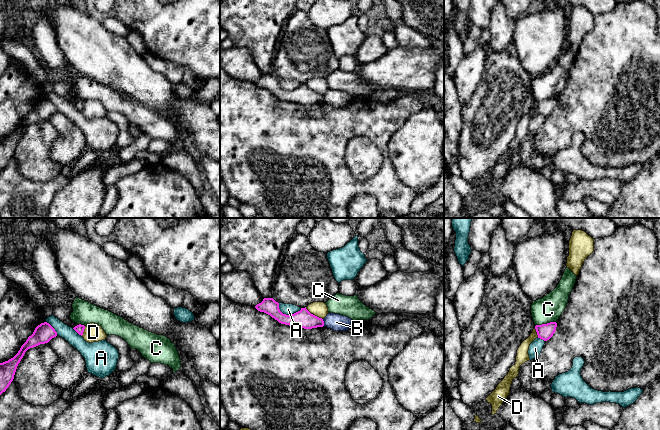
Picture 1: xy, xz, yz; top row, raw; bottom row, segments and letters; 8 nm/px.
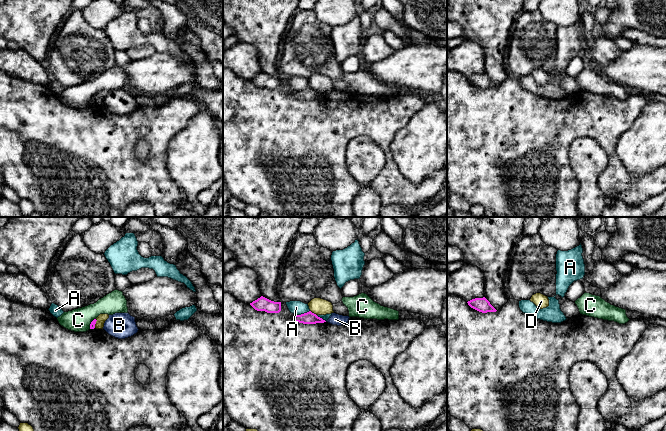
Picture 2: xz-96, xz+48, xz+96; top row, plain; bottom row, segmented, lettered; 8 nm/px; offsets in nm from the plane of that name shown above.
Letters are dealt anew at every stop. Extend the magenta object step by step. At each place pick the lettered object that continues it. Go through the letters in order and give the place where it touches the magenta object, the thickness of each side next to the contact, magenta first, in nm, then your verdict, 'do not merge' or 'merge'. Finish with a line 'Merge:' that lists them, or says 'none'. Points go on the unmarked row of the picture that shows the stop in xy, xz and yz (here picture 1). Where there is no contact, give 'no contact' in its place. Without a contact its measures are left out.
A: xz (287, 91) | 140/90 nm | do not merge
B: xz (323, 98) | 140/140 nm | do not merge
C: yz (545, 100) | 130/220 nm | do not merge
D: xz (314, 91) | 140/120 nm | do not merge
Merge: none

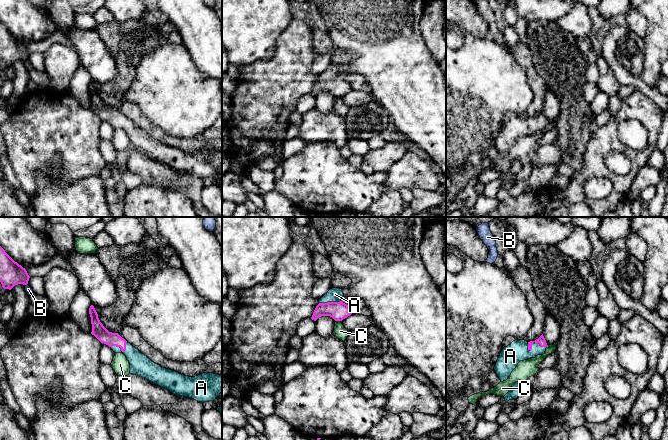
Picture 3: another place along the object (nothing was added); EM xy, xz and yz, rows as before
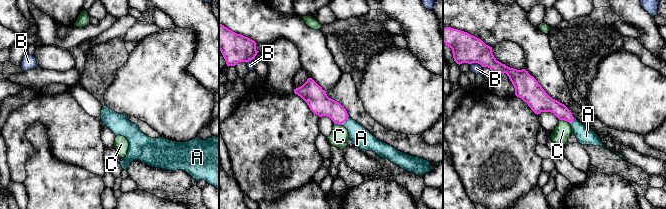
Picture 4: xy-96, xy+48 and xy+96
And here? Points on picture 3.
A: yz (532, 118) | 70/170 nm | merge
B: xy (26, 60) | 190/60 nm | do not merge
C: xz (339, 96) | 150/100 nm | do not merge
Merge: A

